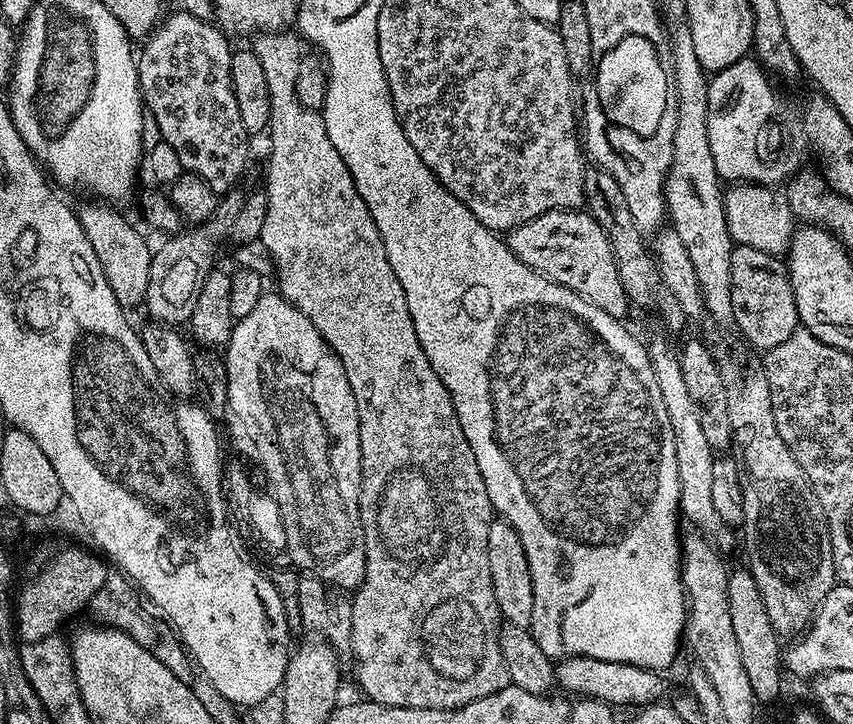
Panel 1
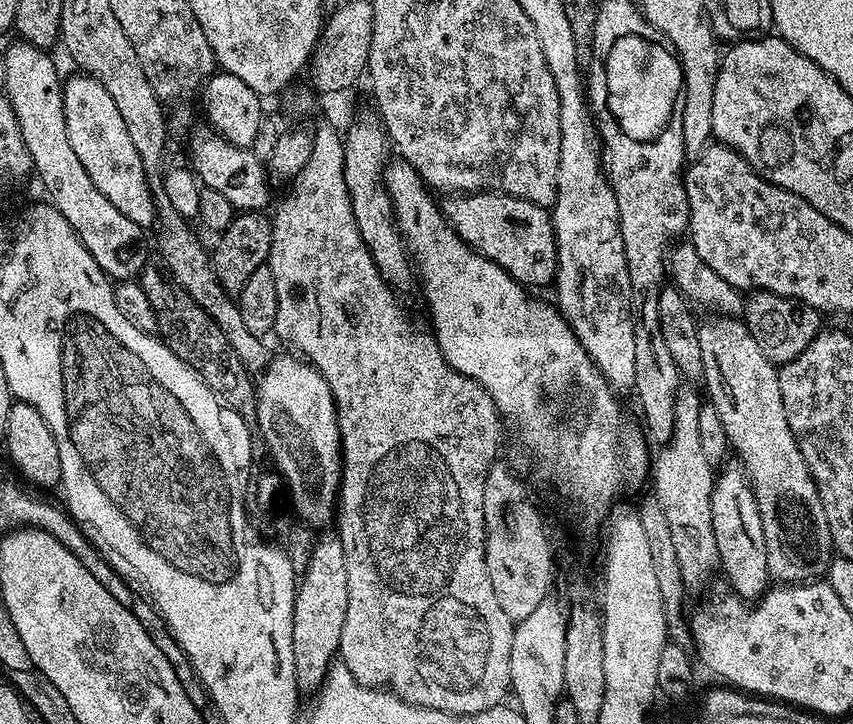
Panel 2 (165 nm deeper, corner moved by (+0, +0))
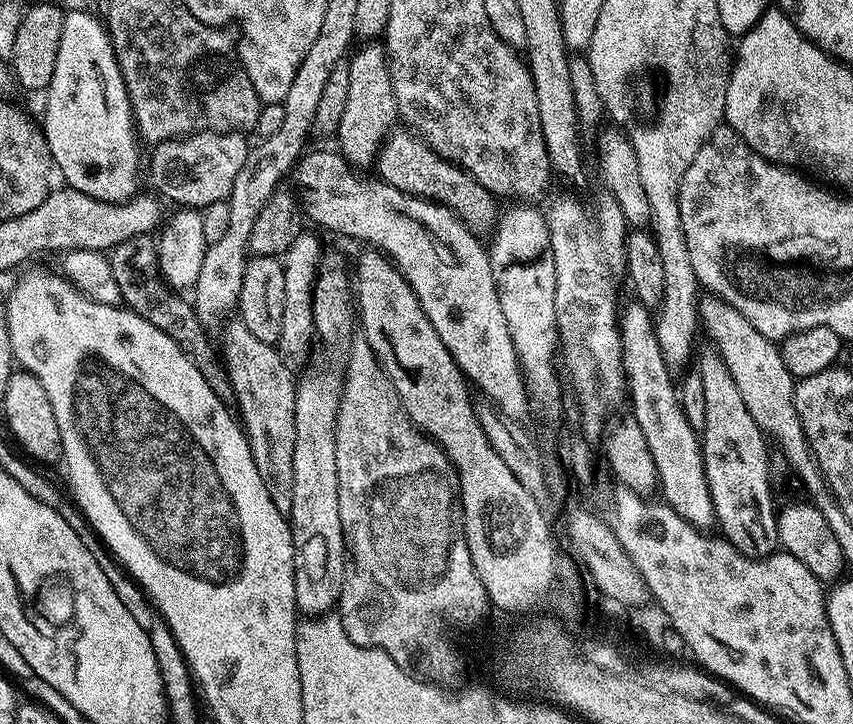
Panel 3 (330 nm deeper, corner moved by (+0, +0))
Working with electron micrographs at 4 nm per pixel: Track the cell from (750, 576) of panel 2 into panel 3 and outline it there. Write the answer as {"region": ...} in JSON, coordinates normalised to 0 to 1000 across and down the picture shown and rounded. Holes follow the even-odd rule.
{"region":[[[839,483],[823,486],[818,492],[818,512],[828,544],[828,577],[821,620],[825,628],[825,659],[832,671],[839,720],[849,732],[848,744],[855,746],[872,768],[903,768],[911,761],[914,744],[911,706],[905,699],[905,674],[900,670],[902,609],[876,566],[848,494]]]}

